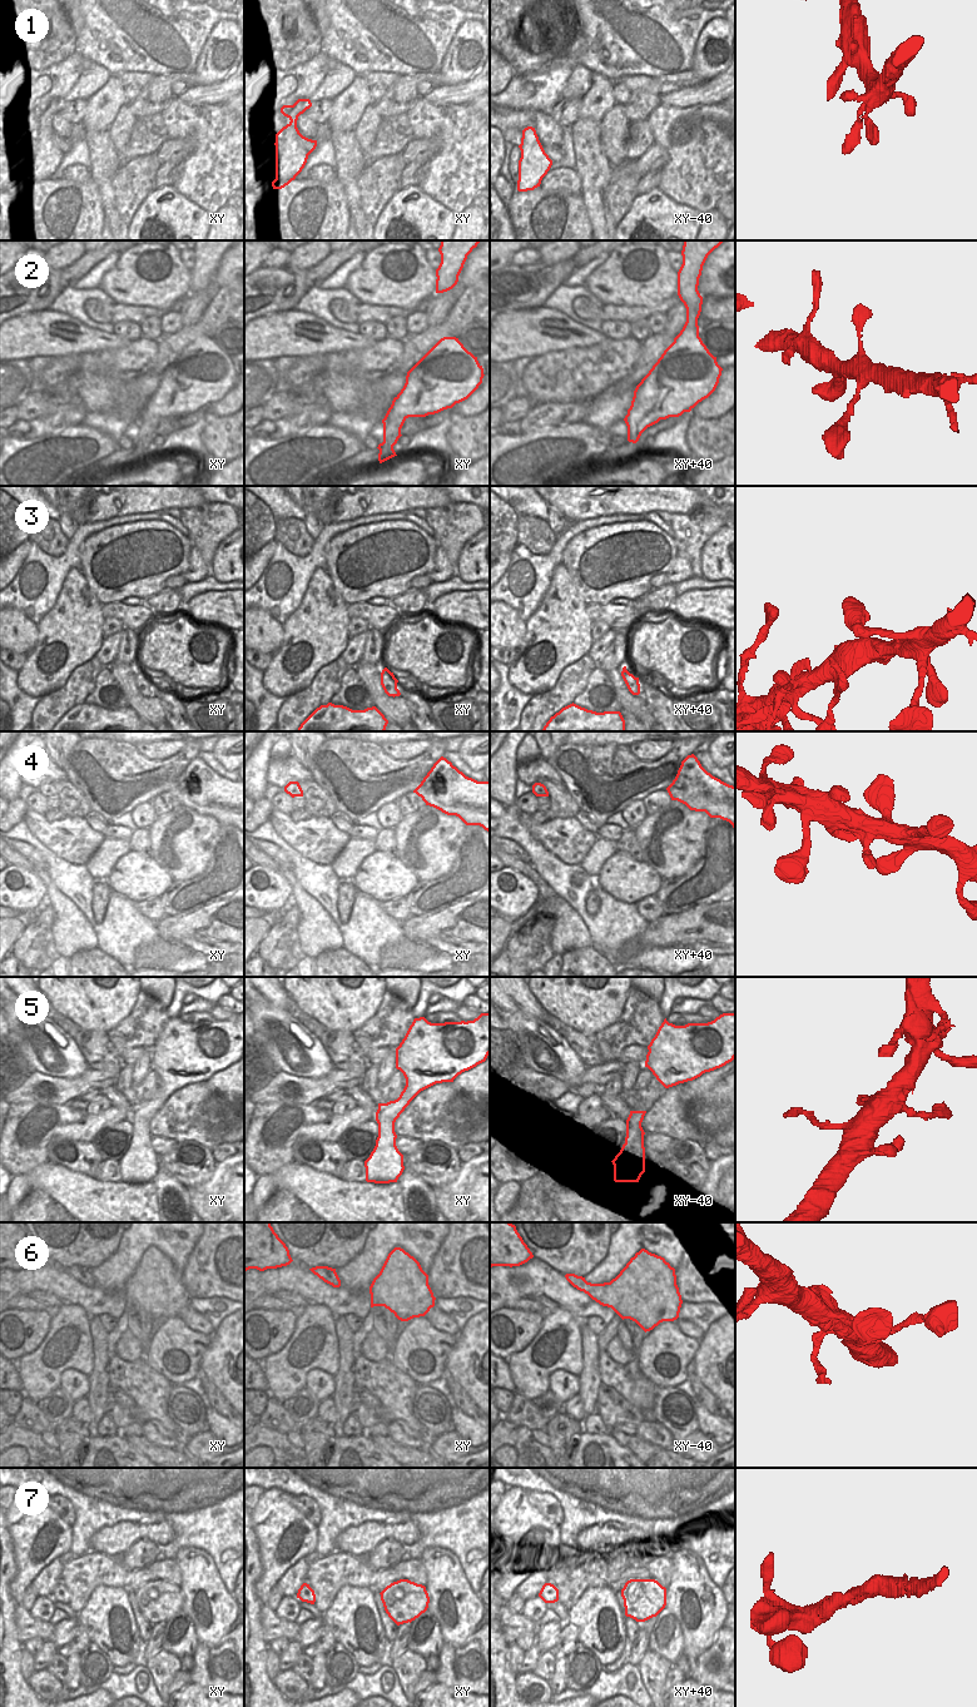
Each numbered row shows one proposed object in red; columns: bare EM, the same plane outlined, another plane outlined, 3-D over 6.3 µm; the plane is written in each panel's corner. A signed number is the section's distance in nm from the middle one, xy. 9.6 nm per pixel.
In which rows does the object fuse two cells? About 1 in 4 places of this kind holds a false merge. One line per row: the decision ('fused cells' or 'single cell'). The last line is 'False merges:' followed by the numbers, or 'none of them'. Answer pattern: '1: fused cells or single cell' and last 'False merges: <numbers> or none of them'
1: single cell
2: single cell
3: single cell
4: single cell
5: single cell
6: single cell
7: single cell
False merges: none of them

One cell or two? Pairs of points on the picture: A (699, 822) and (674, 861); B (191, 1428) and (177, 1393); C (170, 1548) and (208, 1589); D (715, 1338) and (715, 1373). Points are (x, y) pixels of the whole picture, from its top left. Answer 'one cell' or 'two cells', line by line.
A: one cell
B: one cell
C: two cells
D: one cell

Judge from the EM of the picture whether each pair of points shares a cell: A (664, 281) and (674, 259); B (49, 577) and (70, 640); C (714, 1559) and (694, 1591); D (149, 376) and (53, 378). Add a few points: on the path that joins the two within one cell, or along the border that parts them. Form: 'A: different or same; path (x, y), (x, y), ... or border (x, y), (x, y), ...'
A: different; border (666, 253), (669, 264), (677, 272)
B: different; border (68, 570), (55, 604), (39, 621)
C: different; border (685, 1551), (699, 1558), (709, 1578), (719, 1588)
D: different; border (149, 368), (137, 376)

